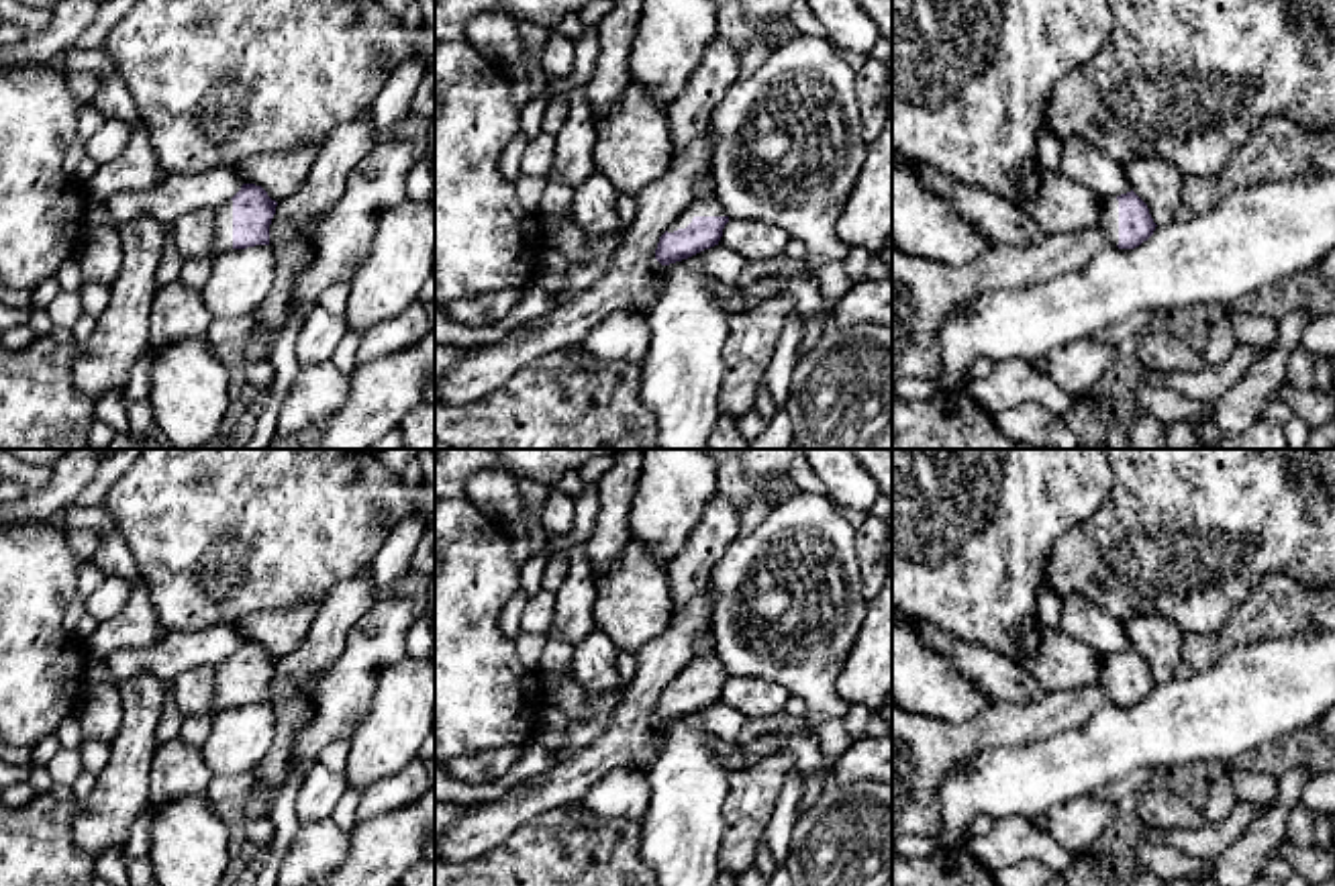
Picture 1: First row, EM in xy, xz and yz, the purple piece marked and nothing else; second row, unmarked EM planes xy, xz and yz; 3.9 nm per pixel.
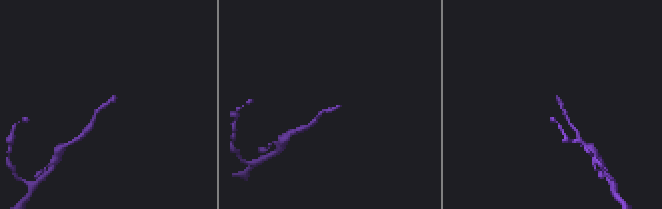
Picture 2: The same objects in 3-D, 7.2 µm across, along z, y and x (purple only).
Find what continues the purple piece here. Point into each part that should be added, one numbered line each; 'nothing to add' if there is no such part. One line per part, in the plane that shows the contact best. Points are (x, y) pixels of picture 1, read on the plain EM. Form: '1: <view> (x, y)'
1: xz (709, 662)

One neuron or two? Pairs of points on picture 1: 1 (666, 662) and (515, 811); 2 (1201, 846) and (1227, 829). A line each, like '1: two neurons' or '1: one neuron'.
1: one neuron
2: one neuron

